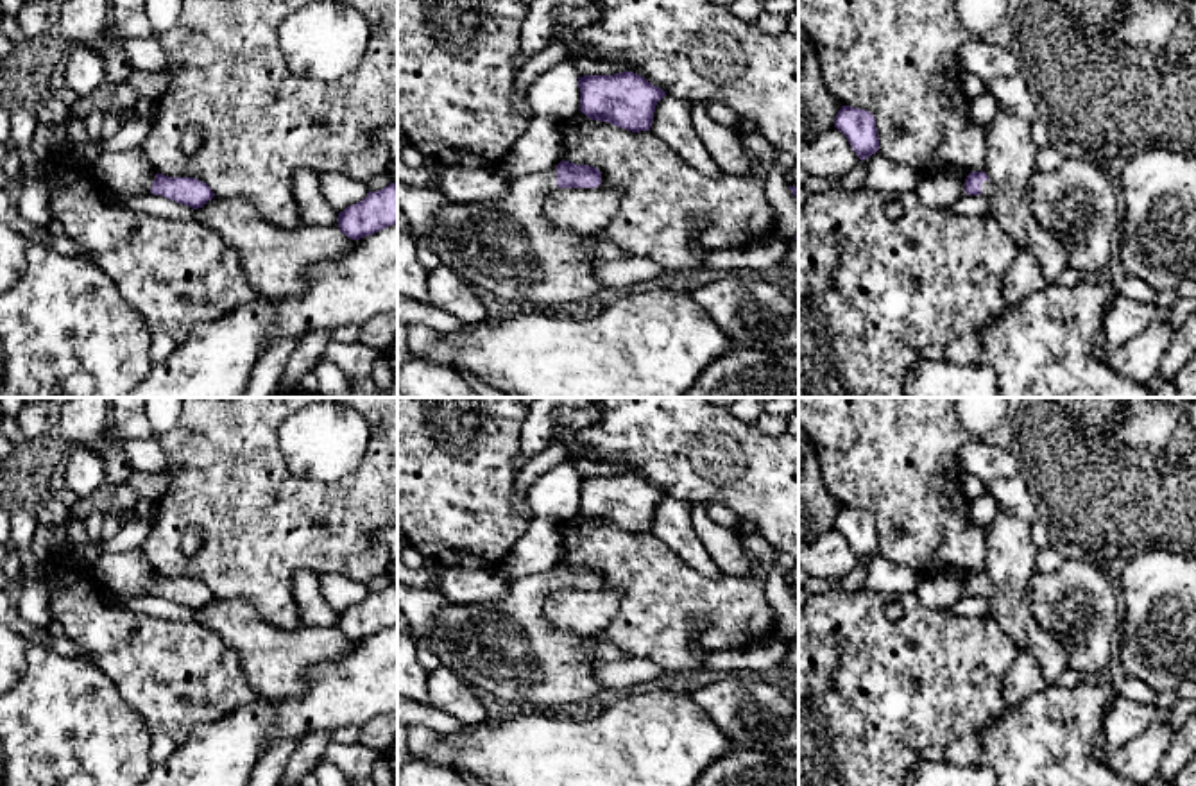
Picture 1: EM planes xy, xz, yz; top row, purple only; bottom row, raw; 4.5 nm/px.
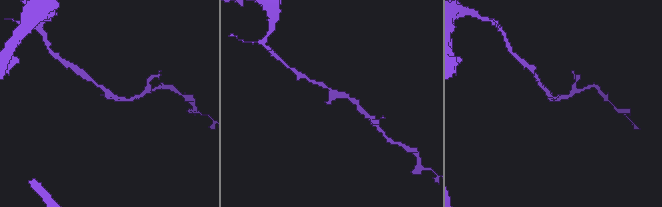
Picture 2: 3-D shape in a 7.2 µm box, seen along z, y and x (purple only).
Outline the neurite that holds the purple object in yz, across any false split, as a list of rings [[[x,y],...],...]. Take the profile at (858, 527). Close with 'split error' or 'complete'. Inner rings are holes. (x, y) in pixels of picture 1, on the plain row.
[[[841,507],[834,519],[834,528],[845,535],[861,562],[879,551],[877,528],[872,514]]]; complete

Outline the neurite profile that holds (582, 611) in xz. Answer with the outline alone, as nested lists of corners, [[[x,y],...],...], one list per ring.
[[[553,589],[542,614],[557,632],[600,636],[618,612],[619,594],[611,589]]]

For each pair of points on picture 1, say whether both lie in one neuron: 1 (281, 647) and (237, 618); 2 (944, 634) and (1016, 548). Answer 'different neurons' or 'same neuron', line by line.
1: same neuron
2: different neurons

